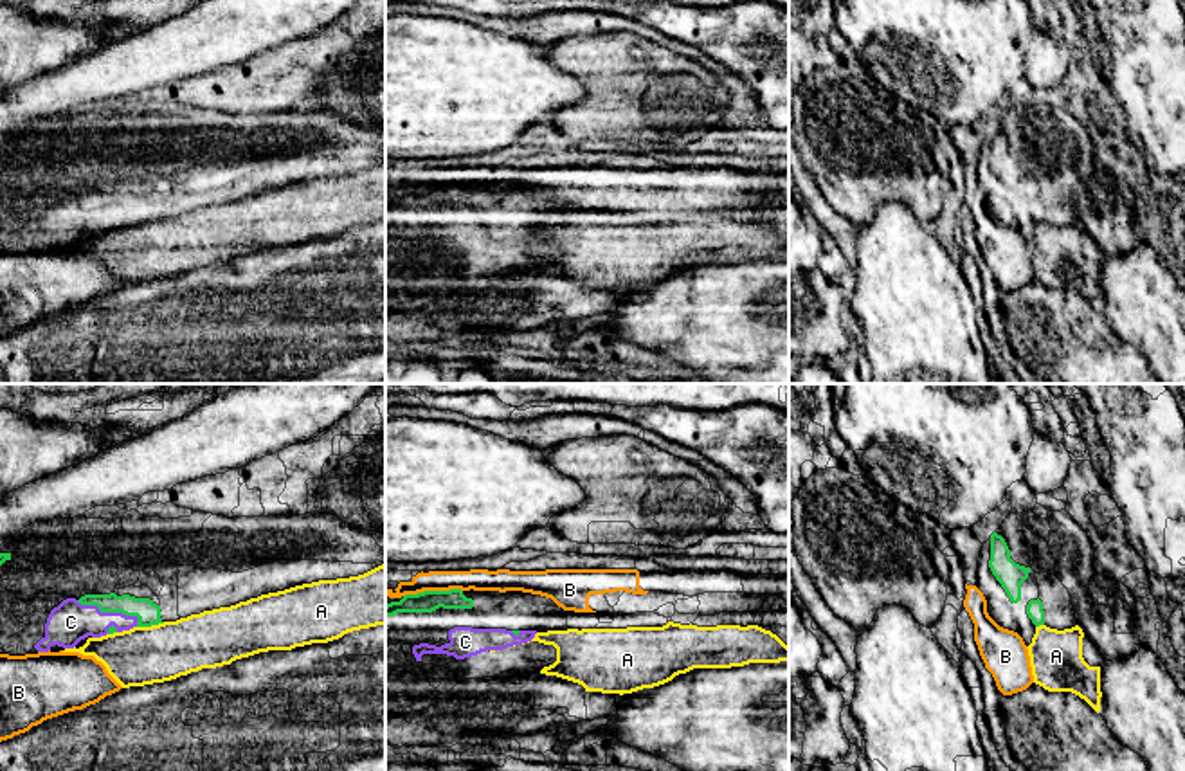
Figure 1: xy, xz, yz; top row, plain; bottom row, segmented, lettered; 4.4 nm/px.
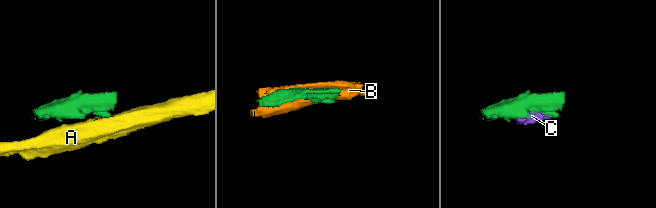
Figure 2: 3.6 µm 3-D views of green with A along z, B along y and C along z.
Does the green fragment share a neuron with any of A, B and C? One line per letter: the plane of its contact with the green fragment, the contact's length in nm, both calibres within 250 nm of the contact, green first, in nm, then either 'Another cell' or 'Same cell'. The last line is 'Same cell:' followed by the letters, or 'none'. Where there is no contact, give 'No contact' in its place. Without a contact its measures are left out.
A: Touches green in xy. Shared border 130 nm. Thickness 110 nm (green) against 260 nm. Another cell
B: Touches green in xz. Shared border 260 nm. Thickness 100 nm (green) against 100 nm. Another cell
C: Touches green in xy. Shared border 300 nm. Thickness 110 nm (green) against 190 nm. Same cell
Same cell: C

